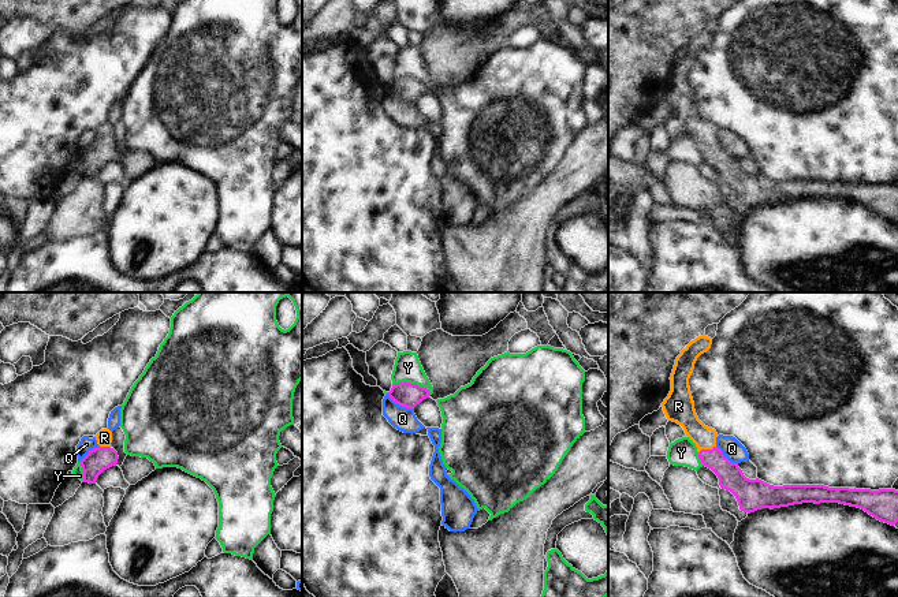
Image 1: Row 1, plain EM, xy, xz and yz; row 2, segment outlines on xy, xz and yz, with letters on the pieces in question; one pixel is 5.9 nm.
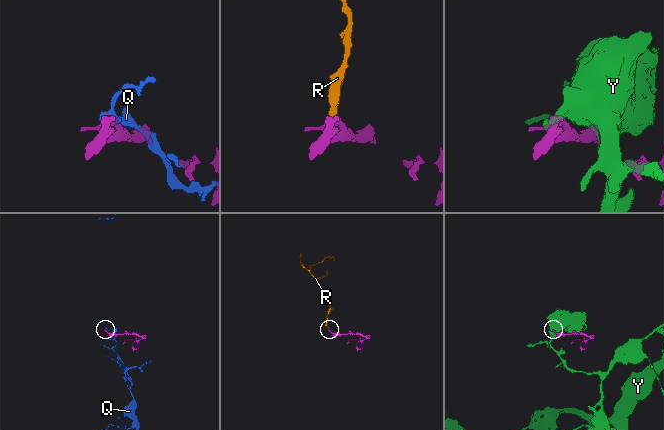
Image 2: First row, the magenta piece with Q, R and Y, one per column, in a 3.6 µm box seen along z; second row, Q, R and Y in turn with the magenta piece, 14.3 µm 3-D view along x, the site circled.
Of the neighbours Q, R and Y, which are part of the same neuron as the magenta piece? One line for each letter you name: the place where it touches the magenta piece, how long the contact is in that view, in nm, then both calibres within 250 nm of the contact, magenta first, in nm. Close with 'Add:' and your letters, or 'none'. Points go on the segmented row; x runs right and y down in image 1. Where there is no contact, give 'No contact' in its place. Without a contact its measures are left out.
R: Touches magenta at yz (707, 450). Shared border 110 nm. Thickness 150 nm (magenta) against 140 nm
Add: R

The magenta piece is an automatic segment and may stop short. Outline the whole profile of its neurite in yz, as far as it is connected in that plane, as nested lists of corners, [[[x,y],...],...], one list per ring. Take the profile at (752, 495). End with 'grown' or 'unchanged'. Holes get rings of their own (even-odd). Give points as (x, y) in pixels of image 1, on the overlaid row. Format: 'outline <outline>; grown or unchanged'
outline [[[703,335],[692,340],[677,357],[671,373],[671,391],[662,403],[668,421],[681,425],[696,444],[703,466],[719,478],[722,489],[730,490],[744,512],[761,508],[780,508],[802,503],[839,503],[857,507],[880,522],[894,526],[898,522],[898,490],[895,489],[849,489],[824,485],[774,486],[759,478],[749,480],[738,463],[731,463],[716,447],[718,433],[697,417],[689,378],[697,358],[711,348],[712,339]]]; grown

